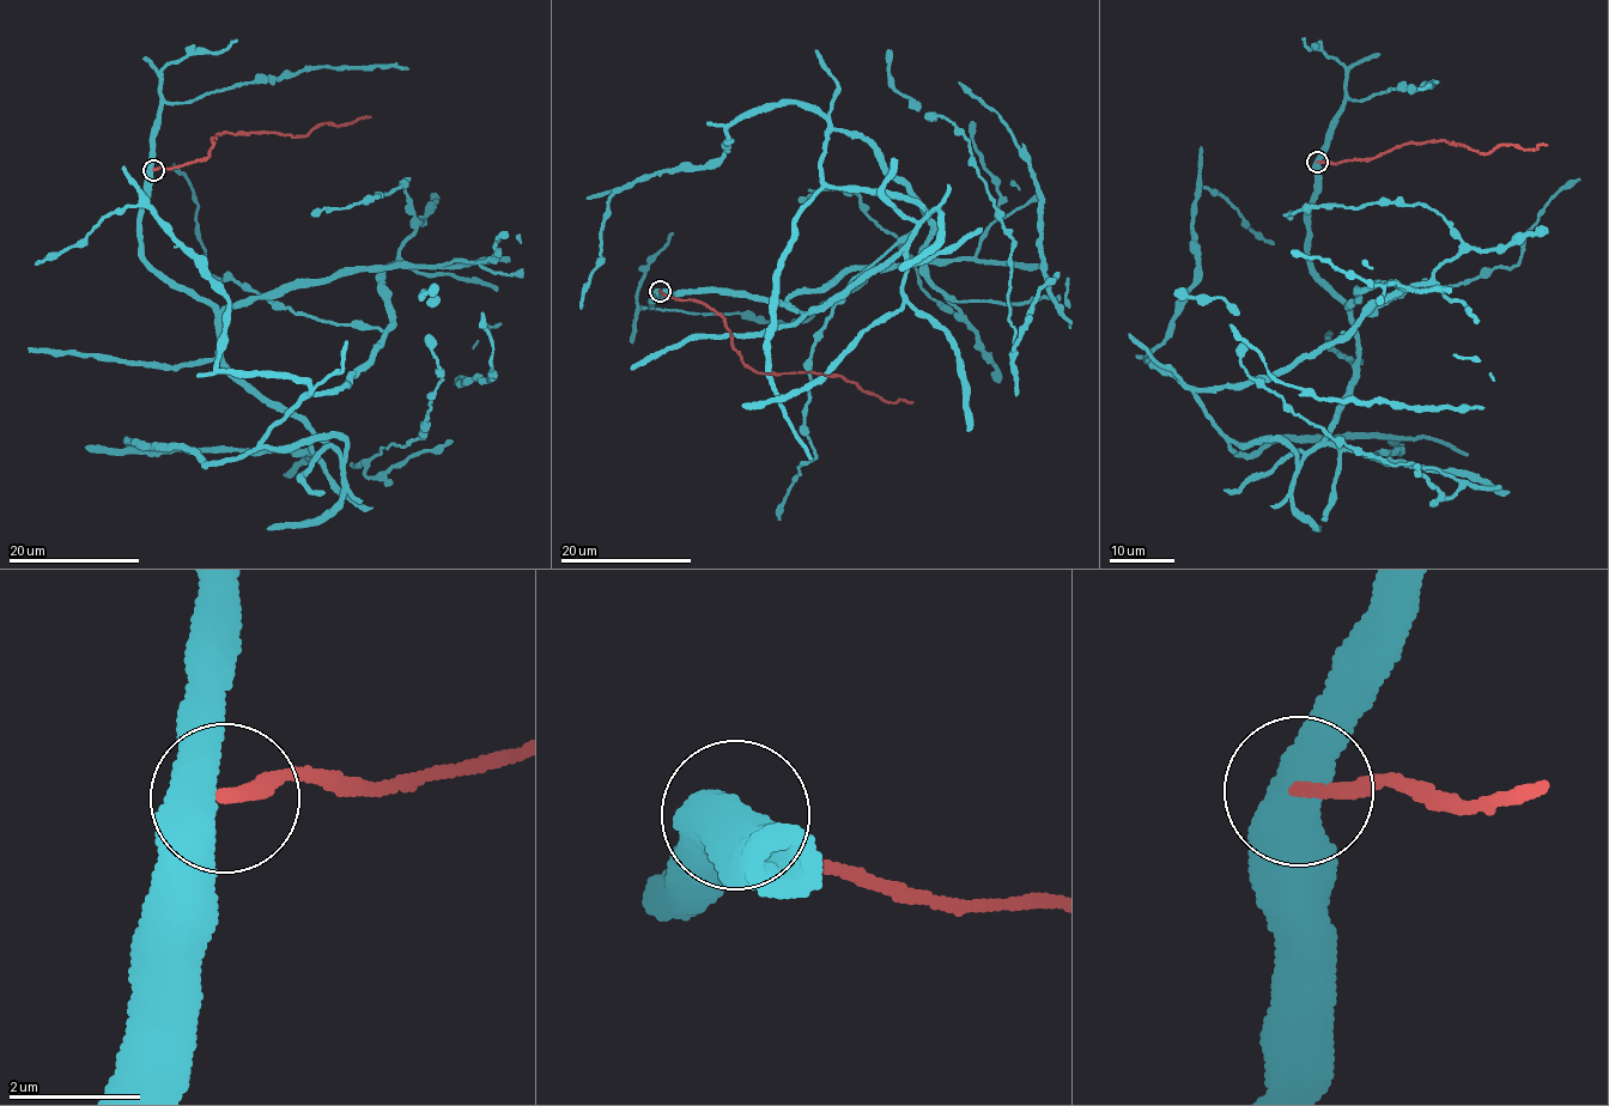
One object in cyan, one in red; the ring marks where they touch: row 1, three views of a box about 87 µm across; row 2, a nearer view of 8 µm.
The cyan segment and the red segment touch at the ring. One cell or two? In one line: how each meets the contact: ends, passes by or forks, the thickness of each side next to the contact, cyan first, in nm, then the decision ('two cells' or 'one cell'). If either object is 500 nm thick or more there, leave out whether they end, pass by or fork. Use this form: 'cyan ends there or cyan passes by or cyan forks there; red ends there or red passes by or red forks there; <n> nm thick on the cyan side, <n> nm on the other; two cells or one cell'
550 nm thick on the cyan side, 200 nm on the other; two cells

